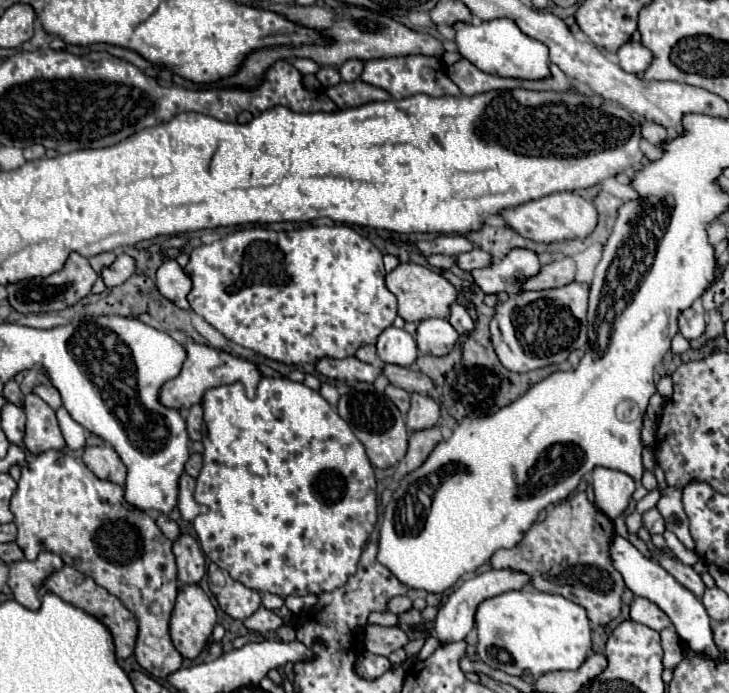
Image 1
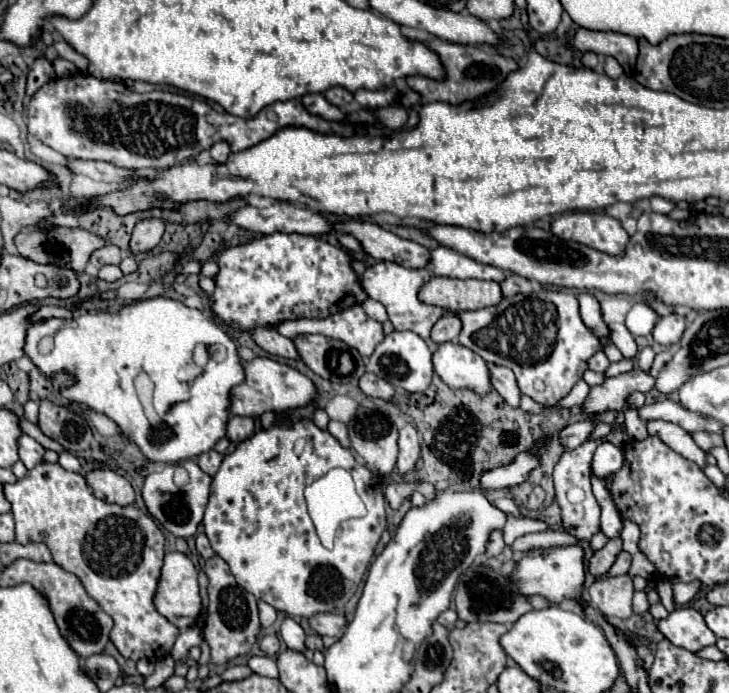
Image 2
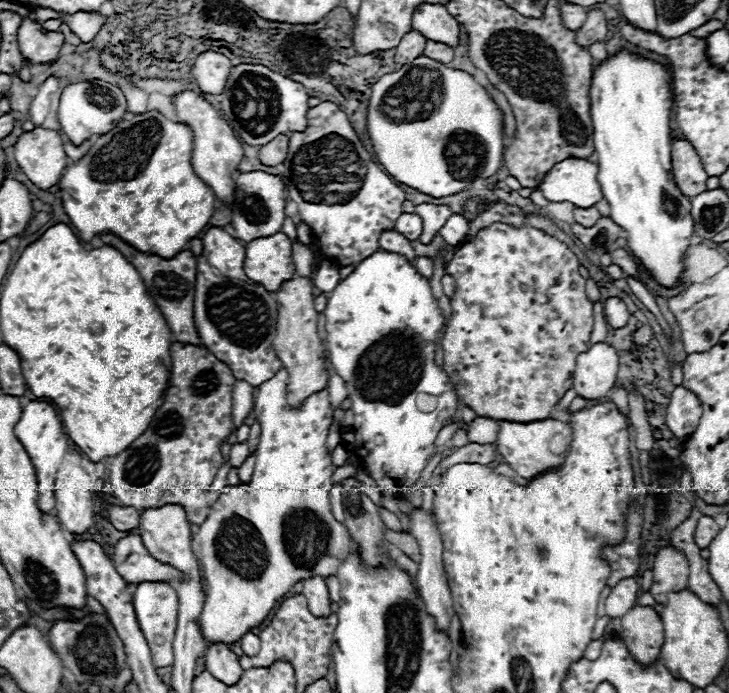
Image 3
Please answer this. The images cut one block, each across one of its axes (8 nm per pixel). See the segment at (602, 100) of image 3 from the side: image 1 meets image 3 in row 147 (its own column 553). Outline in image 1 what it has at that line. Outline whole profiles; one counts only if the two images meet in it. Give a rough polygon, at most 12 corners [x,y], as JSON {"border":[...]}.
{"border":[[530,588],[476,610],[478,660],[514,676],[576,670],[586,610]]}

